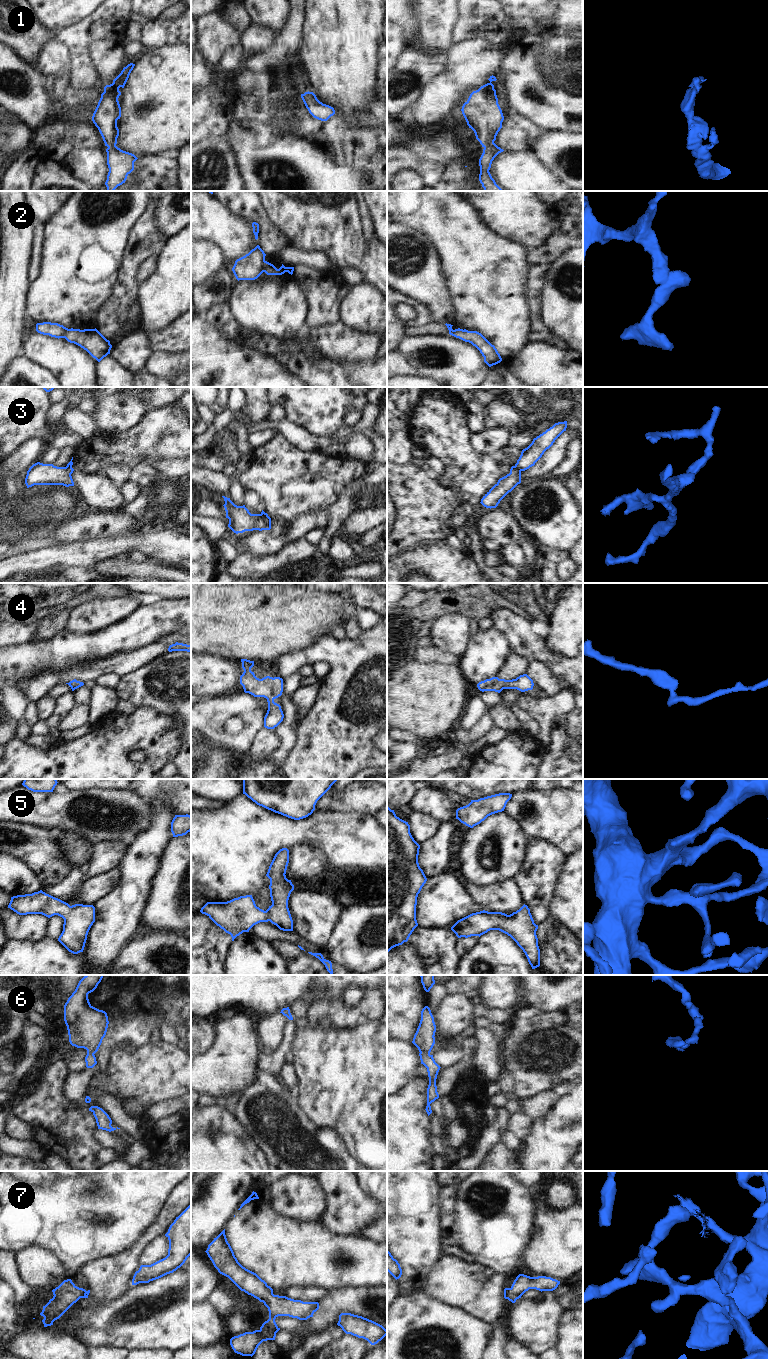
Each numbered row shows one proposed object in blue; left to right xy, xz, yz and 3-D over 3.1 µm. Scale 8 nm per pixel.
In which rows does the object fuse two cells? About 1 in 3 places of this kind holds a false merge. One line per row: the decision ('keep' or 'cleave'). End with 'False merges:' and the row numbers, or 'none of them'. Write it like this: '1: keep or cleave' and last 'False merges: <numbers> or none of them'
1: keep
2: cleave
3: cleave
4: keep
5: keep
6: keep
7: keep
False merges: 2, 3

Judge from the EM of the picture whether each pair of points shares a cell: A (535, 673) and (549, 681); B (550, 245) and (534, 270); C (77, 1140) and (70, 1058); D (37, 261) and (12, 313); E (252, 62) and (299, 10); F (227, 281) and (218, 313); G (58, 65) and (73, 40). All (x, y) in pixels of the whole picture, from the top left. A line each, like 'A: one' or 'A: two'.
A: one
B: two
C: two
D: two
E: one
F: two
G: two

